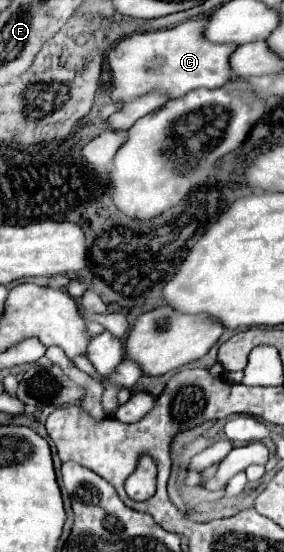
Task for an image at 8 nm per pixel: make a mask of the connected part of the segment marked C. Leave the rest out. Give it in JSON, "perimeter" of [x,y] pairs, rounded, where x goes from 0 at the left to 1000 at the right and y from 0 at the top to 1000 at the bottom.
{"perimeter":[[[732,33],[655,36],[592,54],[465,62],[387,91],[380,112],[394,123],[394,181],[444,185],[507,174],[535,163],[634,178],[690,159],[775,159],[817,141],[810,101],[831,80],[761,80],[718,69]]]}

